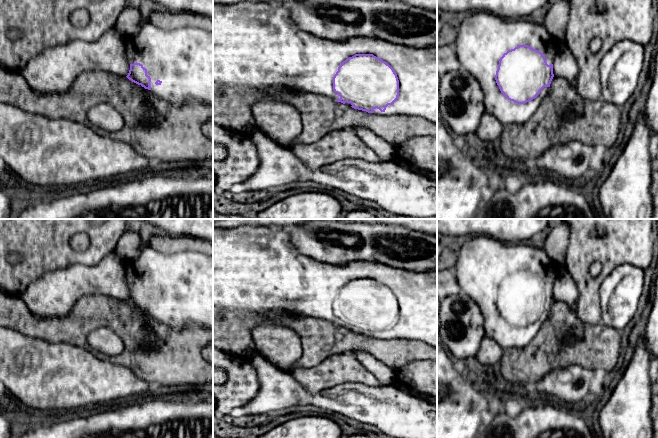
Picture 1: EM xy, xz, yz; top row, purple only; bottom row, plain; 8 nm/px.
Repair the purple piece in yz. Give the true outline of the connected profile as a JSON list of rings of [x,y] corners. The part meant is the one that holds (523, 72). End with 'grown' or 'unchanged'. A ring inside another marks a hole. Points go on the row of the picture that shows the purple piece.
[[[485,11],[467,12],[460,16],[451,43],[456,48],[461,67],[478,80],[483,90],[486,112],[496,117],[503,126],[523,124],[533,116],[547,95],[554,77],[553,62],[558,47],[543,24],[528,18],[501,18]]]; grown

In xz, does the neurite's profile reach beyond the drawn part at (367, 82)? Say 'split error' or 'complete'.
split error

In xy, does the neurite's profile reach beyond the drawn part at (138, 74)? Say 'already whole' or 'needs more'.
needs more

